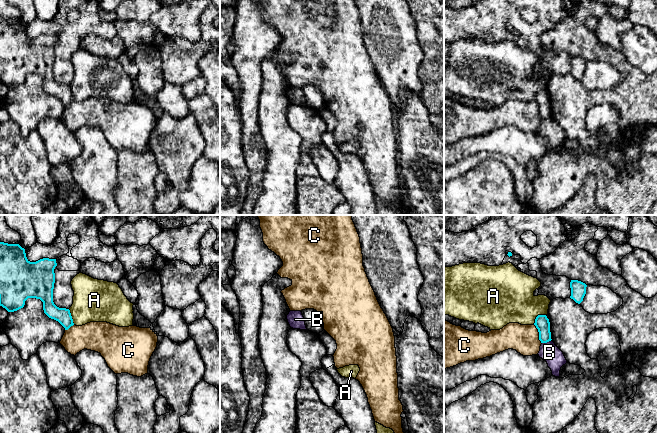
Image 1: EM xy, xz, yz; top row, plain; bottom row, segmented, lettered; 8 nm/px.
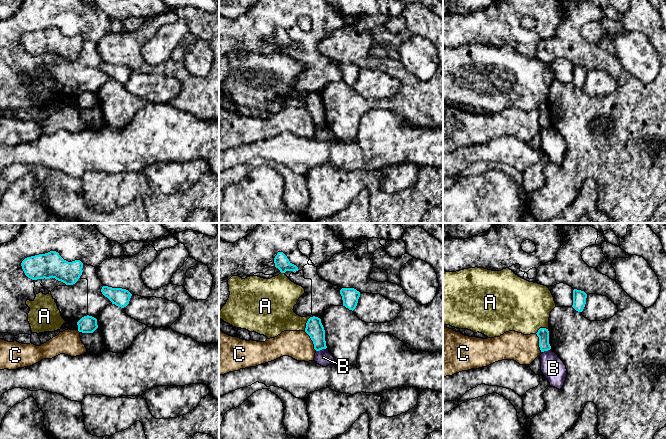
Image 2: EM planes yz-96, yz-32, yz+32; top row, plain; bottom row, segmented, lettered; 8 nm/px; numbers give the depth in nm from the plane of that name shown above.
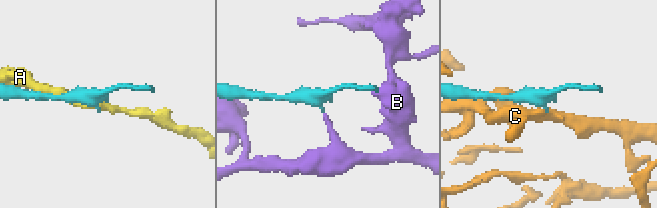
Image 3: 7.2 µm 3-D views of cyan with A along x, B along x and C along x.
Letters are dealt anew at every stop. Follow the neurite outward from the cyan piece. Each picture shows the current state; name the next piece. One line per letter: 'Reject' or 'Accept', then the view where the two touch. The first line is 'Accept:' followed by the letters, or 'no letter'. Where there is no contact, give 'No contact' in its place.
Accept: no letter
A: Reject. Touches cyan in yz
B: Reject. Touches cyan in yz
C: Reject. Touches cyan in yz

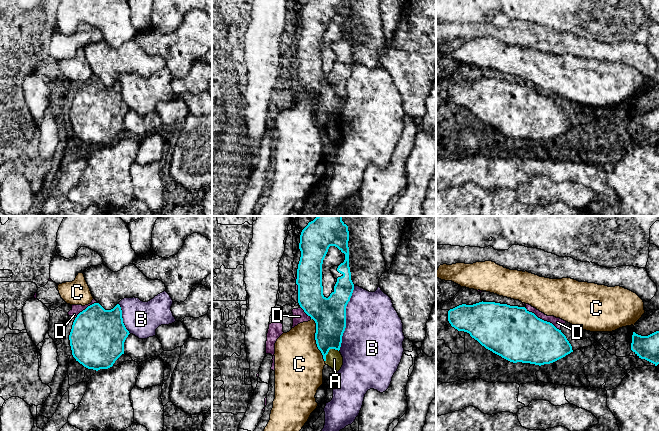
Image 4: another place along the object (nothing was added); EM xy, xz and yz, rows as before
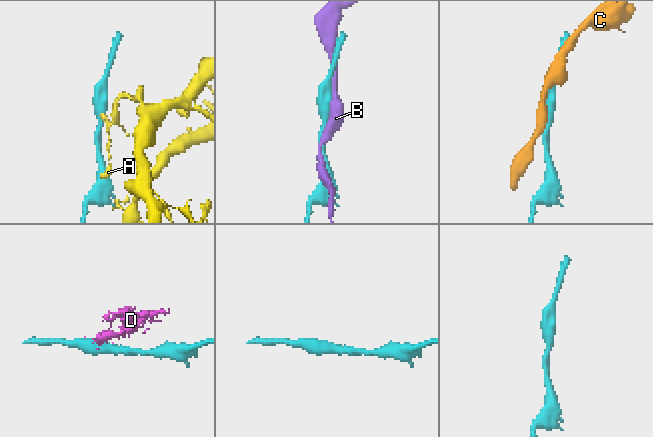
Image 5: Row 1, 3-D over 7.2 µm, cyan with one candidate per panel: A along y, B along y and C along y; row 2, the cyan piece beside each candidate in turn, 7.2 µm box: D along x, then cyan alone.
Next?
Accept: no letter
A: Reject. Touches cyan in xz
B: Reject. Touches cyan in xz
C: Reject. Touches cyan in xz
D: Reject. Touches cyan in yz

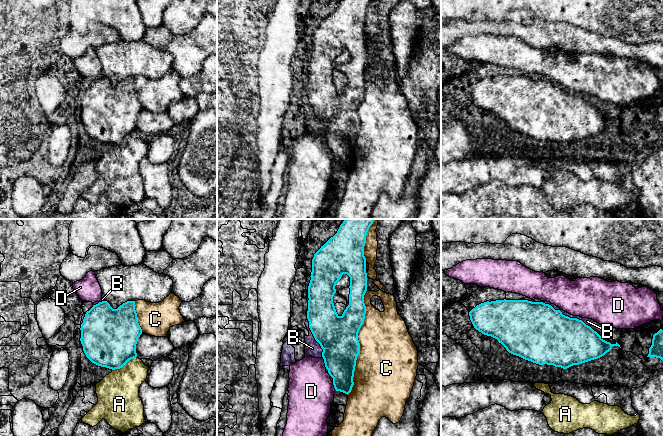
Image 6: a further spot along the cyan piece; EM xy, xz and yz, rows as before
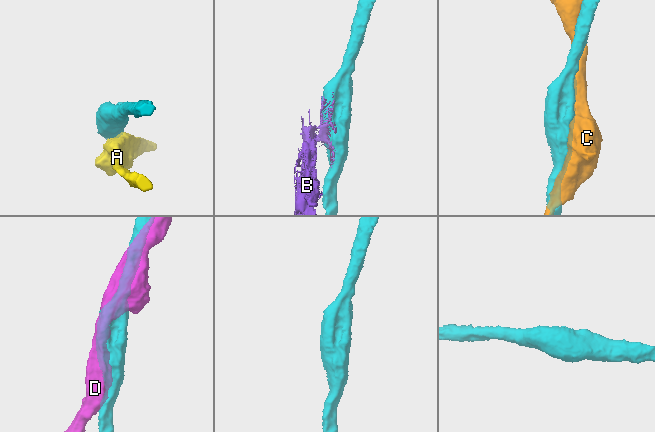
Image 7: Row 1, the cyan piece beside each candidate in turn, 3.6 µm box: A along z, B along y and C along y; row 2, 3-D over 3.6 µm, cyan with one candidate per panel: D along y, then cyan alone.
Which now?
Accept: no letter
A: Reject. Touches cyan in xy
B: Reject. Touches cyan in yz
C: Reject. Touches cyan in xz
D: Reject. Touches cyan in xz

